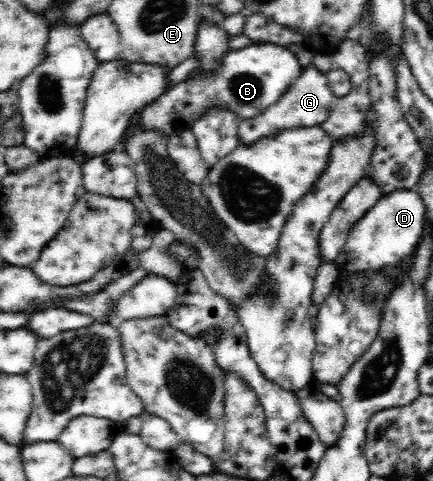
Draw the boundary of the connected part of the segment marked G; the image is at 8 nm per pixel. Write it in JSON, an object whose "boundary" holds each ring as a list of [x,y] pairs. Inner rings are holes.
{"boundary":[[[313,64],[303,67],[299,77],[296,78],[287,92],[278,99],[278,102],[271,104],[255,117],[240,120],[240,142],[251,143],[268,136],[268,134],[274,134],[278,130],[284,130],[284,128],[321,125],[328,118],[337,98],[328,84],[328,77],[324,71]]]}

